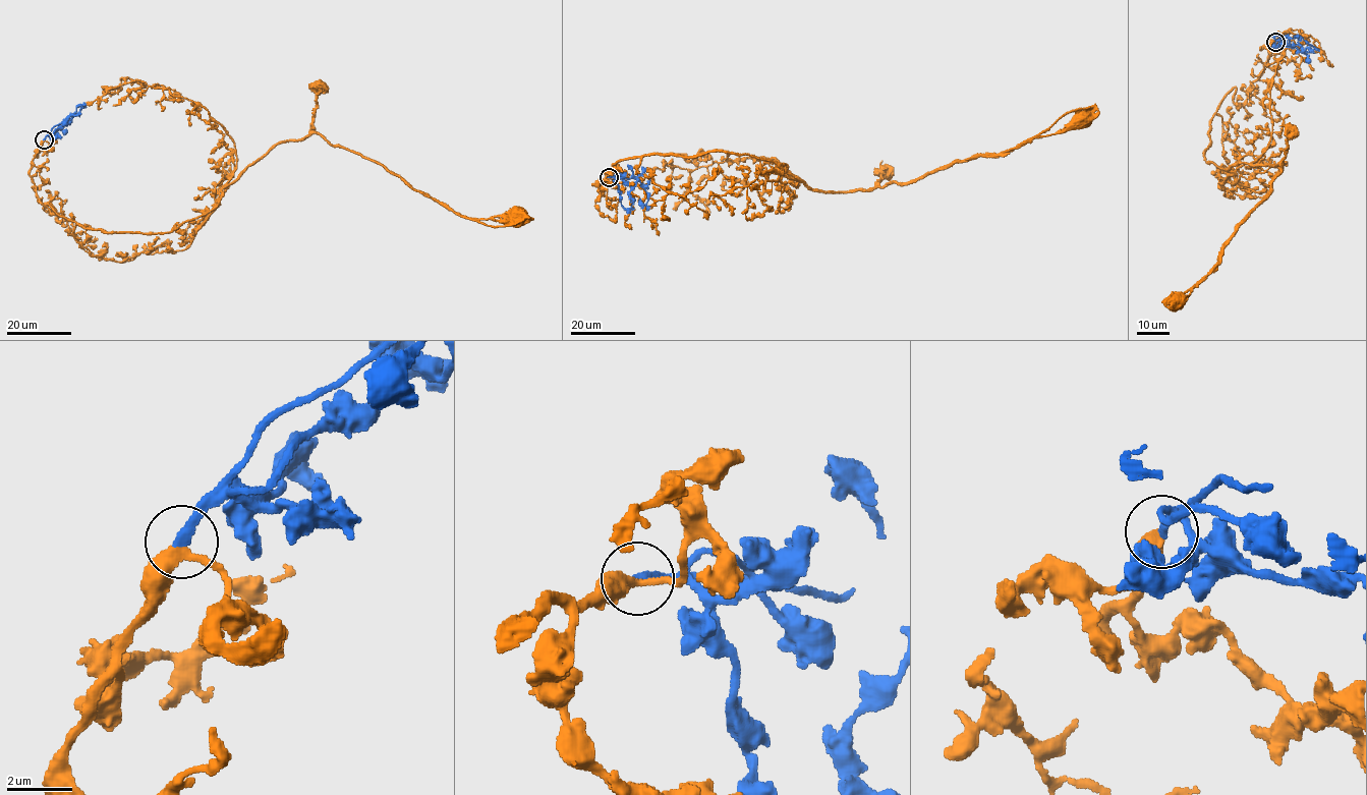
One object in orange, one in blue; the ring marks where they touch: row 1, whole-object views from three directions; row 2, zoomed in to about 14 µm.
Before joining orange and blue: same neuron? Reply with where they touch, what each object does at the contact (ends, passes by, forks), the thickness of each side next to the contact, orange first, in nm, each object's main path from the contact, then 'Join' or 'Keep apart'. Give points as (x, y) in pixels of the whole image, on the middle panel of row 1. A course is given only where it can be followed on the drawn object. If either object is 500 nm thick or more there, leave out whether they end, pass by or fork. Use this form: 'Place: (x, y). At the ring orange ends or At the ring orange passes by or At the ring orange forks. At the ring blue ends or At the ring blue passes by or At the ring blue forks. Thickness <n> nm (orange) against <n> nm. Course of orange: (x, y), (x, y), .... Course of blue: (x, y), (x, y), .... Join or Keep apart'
Place: (609, 177). At the ring orange passes by. At the ring blue ends. Thickness 320 nm (orange) against 280 nm. Course of orange: (609, 177), (593, 185), (614, 181), (626, 159), (710, 151), (781, 163), (813, 188), (867, 190), (1082, 118). Course of blue: (609, 177), (635, 178), (646, 194), (644, 206), (639, 199). Join

